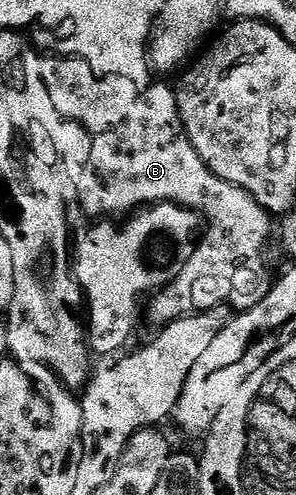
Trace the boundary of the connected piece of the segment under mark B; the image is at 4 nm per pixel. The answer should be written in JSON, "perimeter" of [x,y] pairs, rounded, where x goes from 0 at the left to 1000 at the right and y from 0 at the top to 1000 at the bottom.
{"perimeter":[[[162,149],[162,162],[162,188],[203,234],[240,246],[267,246],[311,275],[311,323],[301,331],[314,360],[311,388],[284,396],[284,410],[301,418],[304,430],[395,430],[399,424],[422,424],[439,436],[537,408],[584,408],[595,416],[659,424],[689,442],[693,455],[696,448],[709,455],[699,465],[693,459],[669,495],[655,499],[649,525],[635,525],[622,549],[608,549],[578,578],[534,588],[490,612],[490,648],[497,642],[520,663],[544,663],[632,634],[686,622],[723,622],[733,610],[770,608],[791,592],[791,610],[804,622],[834,616],[831,594],[882,596],[892,586],[885,560],[899,554],[899,521],[885,511],[895,509],[899,487],[912,481],[916,426],[868,408],[824,380],[743,364],[743,356],[716,349],[689,323],[676,323],[608,242],[588,182],[578,176],[520,174],[524,170],[497,172],[476,182],[446,170],[446,162],[351,154],[351,186],[297,186],[297,162],[277,158],[213,162],[196,149]]]}

